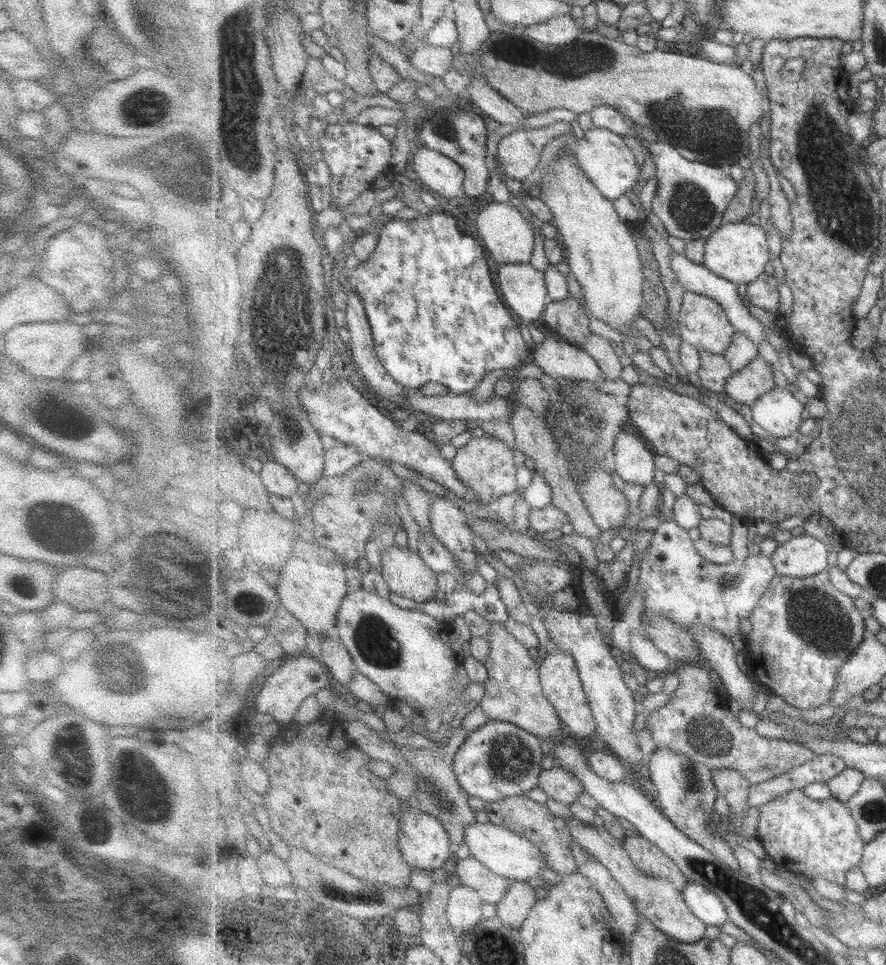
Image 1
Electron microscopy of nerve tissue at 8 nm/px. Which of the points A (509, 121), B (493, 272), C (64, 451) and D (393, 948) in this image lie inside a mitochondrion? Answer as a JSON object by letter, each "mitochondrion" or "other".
{"A":"other","B":"other","C":"other","D":"other"}

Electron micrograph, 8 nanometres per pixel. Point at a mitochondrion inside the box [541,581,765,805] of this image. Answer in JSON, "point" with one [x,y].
{"point":[707,735]}

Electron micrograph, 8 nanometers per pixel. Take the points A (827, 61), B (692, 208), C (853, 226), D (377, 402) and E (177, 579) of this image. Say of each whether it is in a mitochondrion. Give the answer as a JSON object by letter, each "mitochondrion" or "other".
{"A":"other","B":"mitochondrion","C":"mitochondrion","D":"other","E":"mitochondrion"}

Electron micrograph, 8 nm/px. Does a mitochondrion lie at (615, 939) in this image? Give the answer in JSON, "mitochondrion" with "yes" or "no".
{"mitochondrion":"no"}

